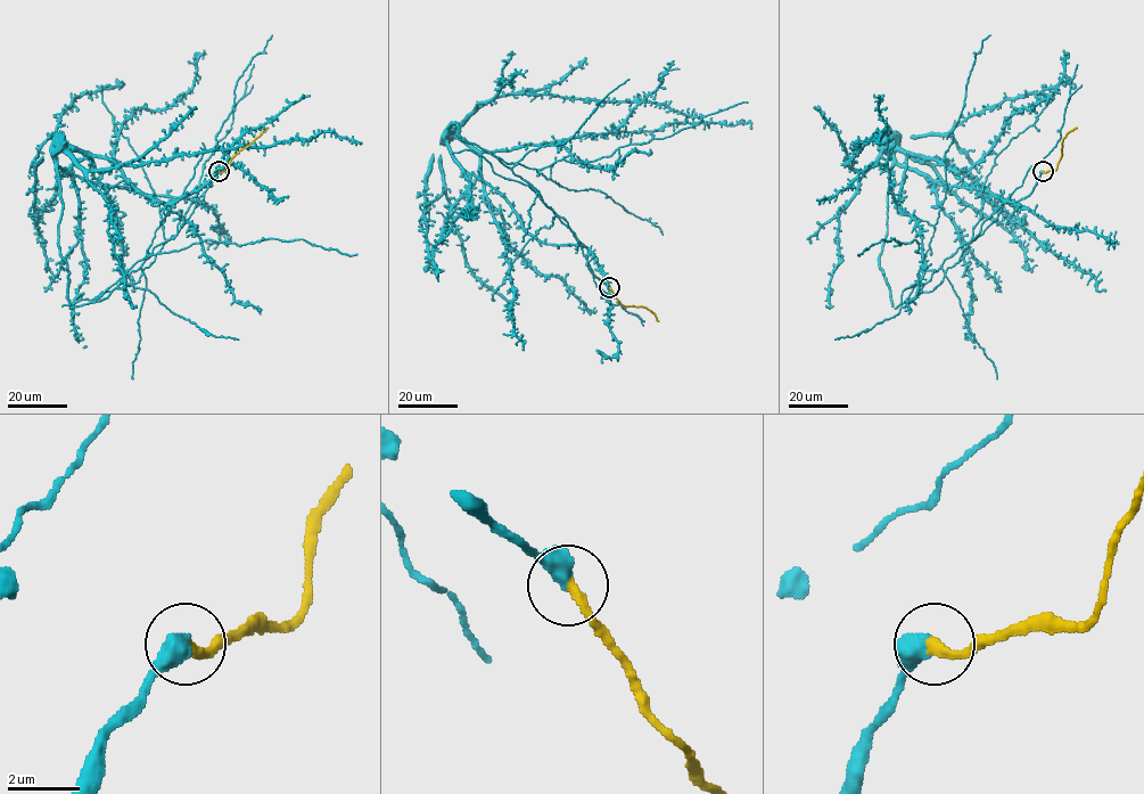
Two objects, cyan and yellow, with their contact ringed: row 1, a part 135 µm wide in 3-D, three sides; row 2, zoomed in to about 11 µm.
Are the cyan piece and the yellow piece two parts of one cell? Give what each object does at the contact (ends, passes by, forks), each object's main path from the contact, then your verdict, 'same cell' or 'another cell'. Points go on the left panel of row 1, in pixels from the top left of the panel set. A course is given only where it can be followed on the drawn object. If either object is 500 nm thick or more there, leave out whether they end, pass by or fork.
cyan via (219, 171), (175, 235), (192, 198), (90, 182), (64, 170), (56, 155), (101, 170), (322, 132), (361, 142) | yellow via (219, 171), (225, 171), (229, 162), (268, 128) | same cell

